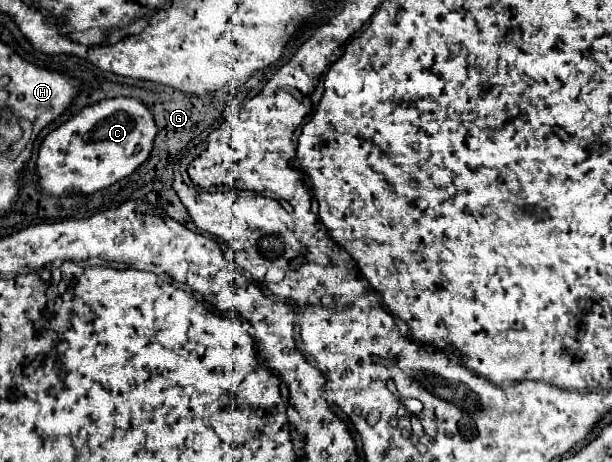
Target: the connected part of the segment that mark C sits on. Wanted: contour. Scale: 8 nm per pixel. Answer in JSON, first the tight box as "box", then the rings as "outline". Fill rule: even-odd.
{"box":[35,97,157,197],"outline":[[[117,97],[97,101],[53,129],[39,145],[35,163],[37,187],[43,195],[59,197],[67,191],[91,195],[131,175],[151,153],[157,125],[151,111],[137,99]]]}

